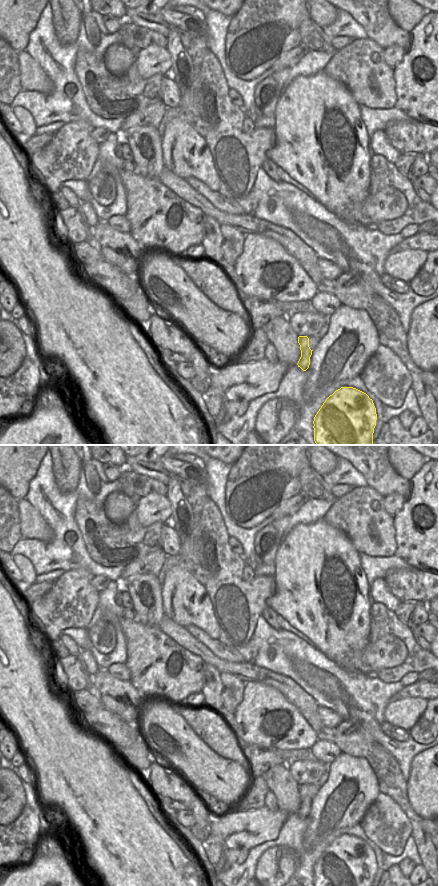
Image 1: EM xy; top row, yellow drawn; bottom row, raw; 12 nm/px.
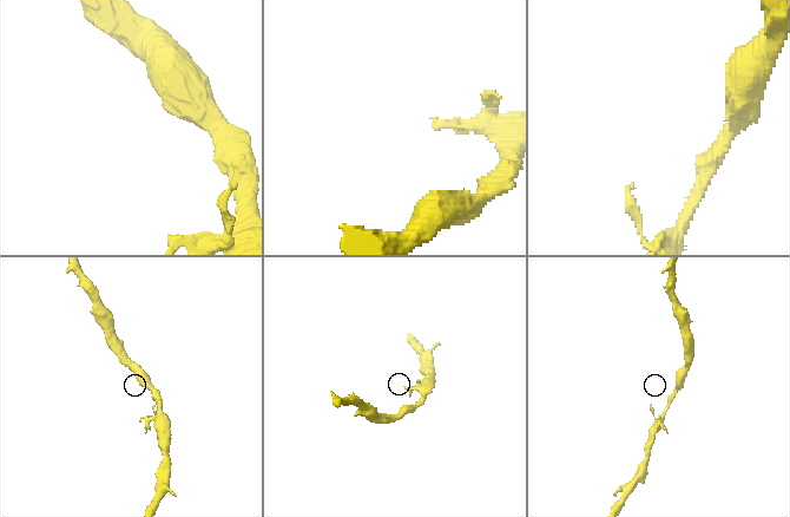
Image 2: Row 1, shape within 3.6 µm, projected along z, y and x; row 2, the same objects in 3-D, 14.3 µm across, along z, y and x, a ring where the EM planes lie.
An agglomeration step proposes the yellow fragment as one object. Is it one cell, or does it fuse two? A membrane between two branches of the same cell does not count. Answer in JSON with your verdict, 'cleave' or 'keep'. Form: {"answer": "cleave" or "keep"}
{"answer": "keep"}

